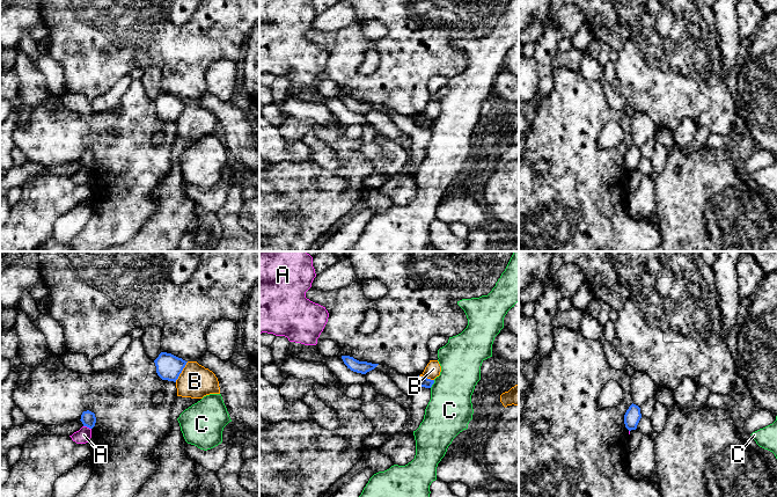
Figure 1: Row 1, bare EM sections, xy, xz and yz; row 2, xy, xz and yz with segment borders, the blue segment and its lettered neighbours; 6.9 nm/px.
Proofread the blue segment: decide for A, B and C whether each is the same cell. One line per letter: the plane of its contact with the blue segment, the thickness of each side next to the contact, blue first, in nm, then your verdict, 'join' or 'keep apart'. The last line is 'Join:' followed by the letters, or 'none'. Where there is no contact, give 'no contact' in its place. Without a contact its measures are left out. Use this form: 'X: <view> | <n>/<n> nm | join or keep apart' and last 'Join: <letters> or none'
A: xy | 100/100 nm | keep apart
B: xy | 180/240 nm | keep apart
C: xz | 70/320 nm | keep apart
Join: none

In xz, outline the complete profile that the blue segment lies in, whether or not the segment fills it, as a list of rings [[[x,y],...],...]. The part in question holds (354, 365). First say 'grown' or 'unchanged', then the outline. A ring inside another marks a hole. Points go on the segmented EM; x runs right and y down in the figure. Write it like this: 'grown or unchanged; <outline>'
unchanged; [[[342,356],[344,364],[353,372],[366,374],[367,372],[374,370],[379,364],[372,364],[367,361],[359,361],[350,356]]]

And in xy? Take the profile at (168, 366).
unchanged; [[[161,352],[154,363],[156,373],[162,380],[176,382],[188,361],[171,353]]]

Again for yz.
unchanged; [[[632,403],[624,415],[625,427],[629,431],[636,430],[640,418],[642,418],[640,408]]]

